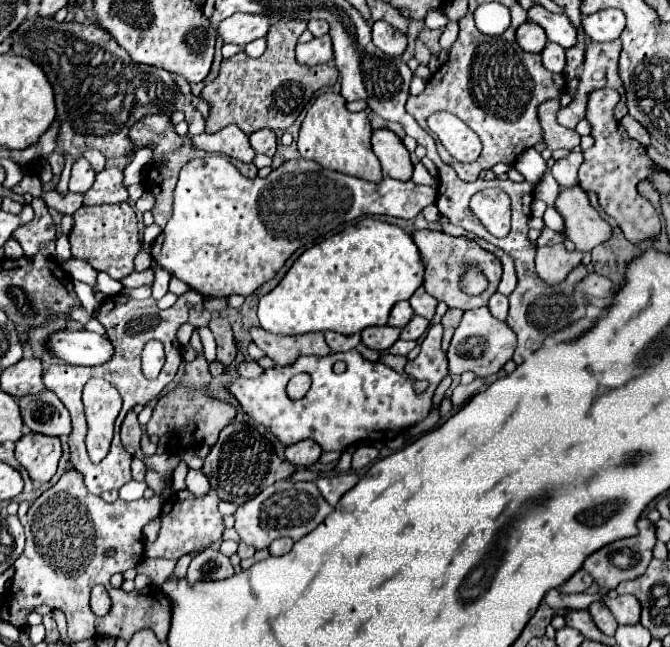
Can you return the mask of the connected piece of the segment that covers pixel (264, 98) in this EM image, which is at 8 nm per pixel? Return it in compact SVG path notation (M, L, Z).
M278 20L272 24L266 40L268 40L268 48L266 52L252 60L250 56L246 56L244 52L222 60L220 66L220 74L216 80L212 80L210 84L204 86L204 90L200 92L200 98L204 102L208 102L210 106L210 116L206 118L206 132L218 132L222 128L226 128L228 124L236 124L238 128L270 128L270 130L286 130L294 124L294 120L300 116L302 112L302 104L308 104L308 100L312 98L312 94L324 86L332 86L338 80L338 72L334 66L322 64L322 66L312 66L312 68L300 68L300 64L296 64L294 60L294 46L298 42L298 36L306 30L306 22L304 20Z

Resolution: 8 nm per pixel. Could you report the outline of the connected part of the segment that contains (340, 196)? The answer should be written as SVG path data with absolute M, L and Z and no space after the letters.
M214 154L190 160L182 168L178 186L174 190L174 216L168 220L162 234L154 240L152 256L162 268L186 282L202 296L228 298L232 294L240 294L246 298L264 282L272 280L298 248L320 242L338 226L366 214L384 214L410 220L434 202L436 190L432 186L418 186L414 182L400 182L394 178L368 182L356 176L326 170L318 162L304 158L288 160L280 168L272 170L266 178L250 180L240 176L228 156Z

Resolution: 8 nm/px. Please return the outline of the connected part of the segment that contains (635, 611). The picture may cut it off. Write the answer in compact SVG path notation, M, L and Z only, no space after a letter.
M602 594L604 604L610 608L618 624L638 624L640 622L640 602L632 594L608 598Z

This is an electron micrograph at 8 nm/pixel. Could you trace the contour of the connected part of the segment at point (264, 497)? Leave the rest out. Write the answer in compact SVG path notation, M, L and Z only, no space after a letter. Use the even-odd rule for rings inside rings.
M282 480L262 490L256 498L238 506L234 518L234 528L238 530L242 542L252 544L256 550L270 546L276 538L290 536L294 542L312 532L334 508L322 498L314 482L290 482Z

